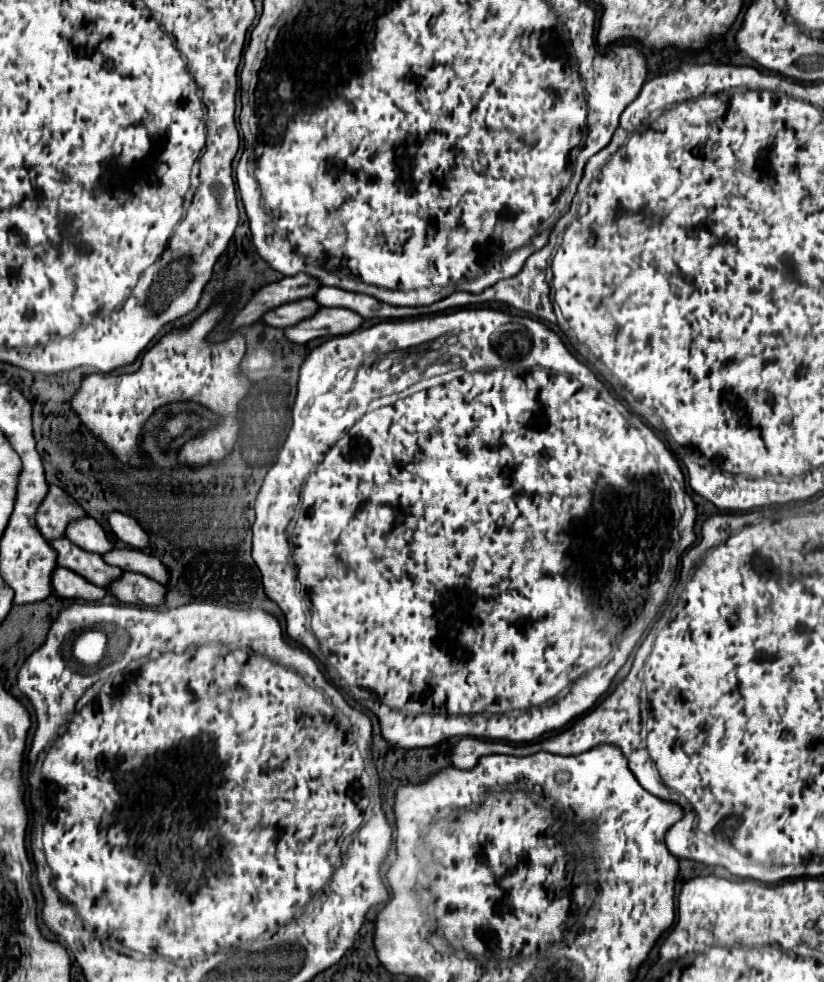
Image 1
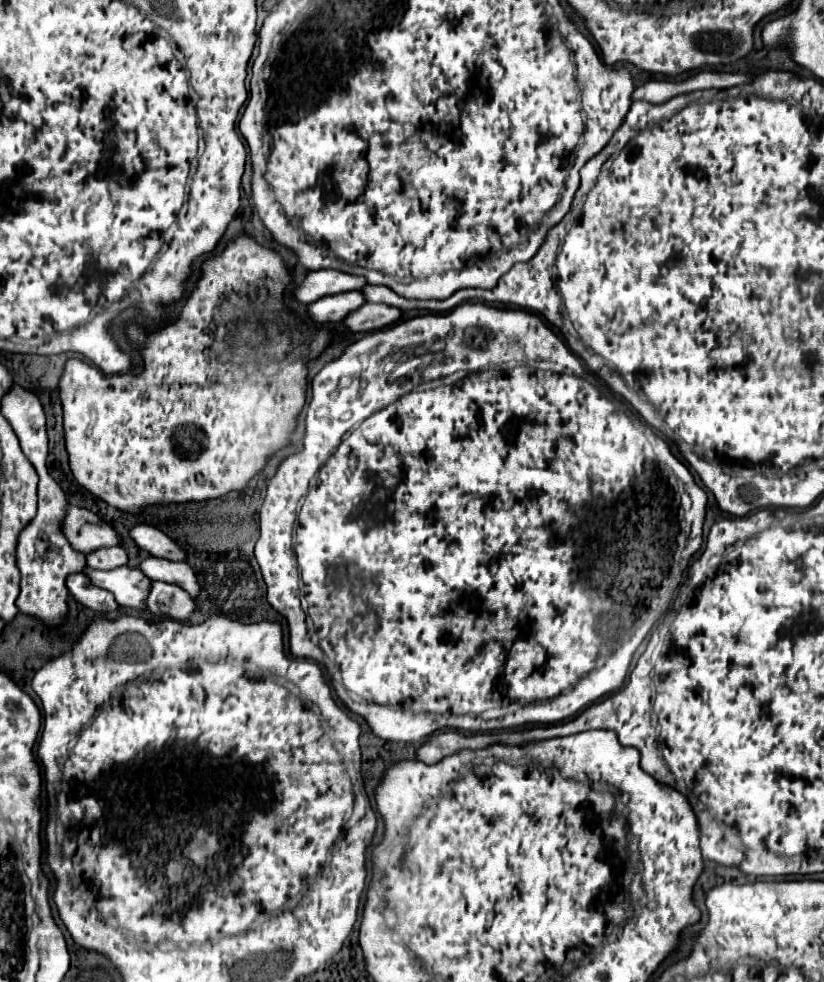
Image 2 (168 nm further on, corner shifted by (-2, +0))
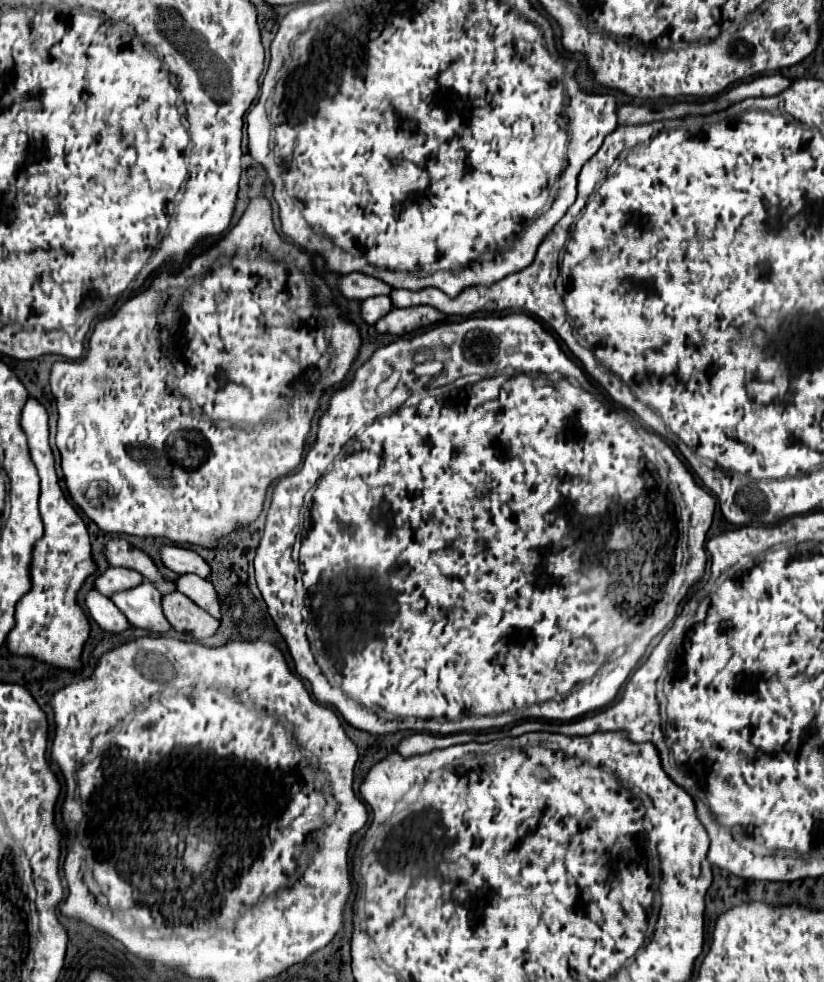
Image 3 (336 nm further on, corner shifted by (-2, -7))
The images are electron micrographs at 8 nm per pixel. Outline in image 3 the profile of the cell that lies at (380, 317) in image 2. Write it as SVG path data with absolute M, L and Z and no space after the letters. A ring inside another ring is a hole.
M409 307L409 309L395 309L387 313L383 319L375 323L375 327L379 333L407 335L411 331L435 325L443 319L447 319L447 315L435 311L435 307Z

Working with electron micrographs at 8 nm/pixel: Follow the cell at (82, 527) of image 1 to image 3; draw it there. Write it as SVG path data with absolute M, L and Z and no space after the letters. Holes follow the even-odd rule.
M109 567L97 581L95 587L99 593L111 597L115 591L127 591L131 587L137 587L139 583L143 583L143 575L131 569L123 569L123 567Z

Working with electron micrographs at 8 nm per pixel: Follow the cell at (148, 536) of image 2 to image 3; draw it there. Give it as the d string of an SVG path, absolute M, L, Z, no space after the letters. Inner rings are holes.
M167 545L161 549L161 559L163 559L165 567L169 567L171 571L175 571L179 575L195 573L203 579L207 579L211 575L211 567L205 563L205 559L199 557L195 551L185 549L185 547Z

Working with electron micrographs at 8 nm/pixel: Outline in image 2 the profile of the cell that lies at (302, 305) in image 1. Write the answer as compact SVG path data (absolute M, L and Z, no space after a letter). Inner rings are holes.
M341 292L335 296L323 296L307 306L307 314L317 324L341 322L349 312L363 306L363 294L359 292Z

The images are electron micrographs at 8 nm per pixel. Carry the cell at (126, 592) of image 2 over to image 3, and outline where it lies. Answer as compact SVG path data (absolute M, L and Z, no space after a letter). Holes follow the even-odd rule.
M143 581L135 589L115 593L111 601L127 615L133 627L139 627L157 635L165 635L171 629L169 621L163 615L161 595L155 589L155 585L149 581Z

